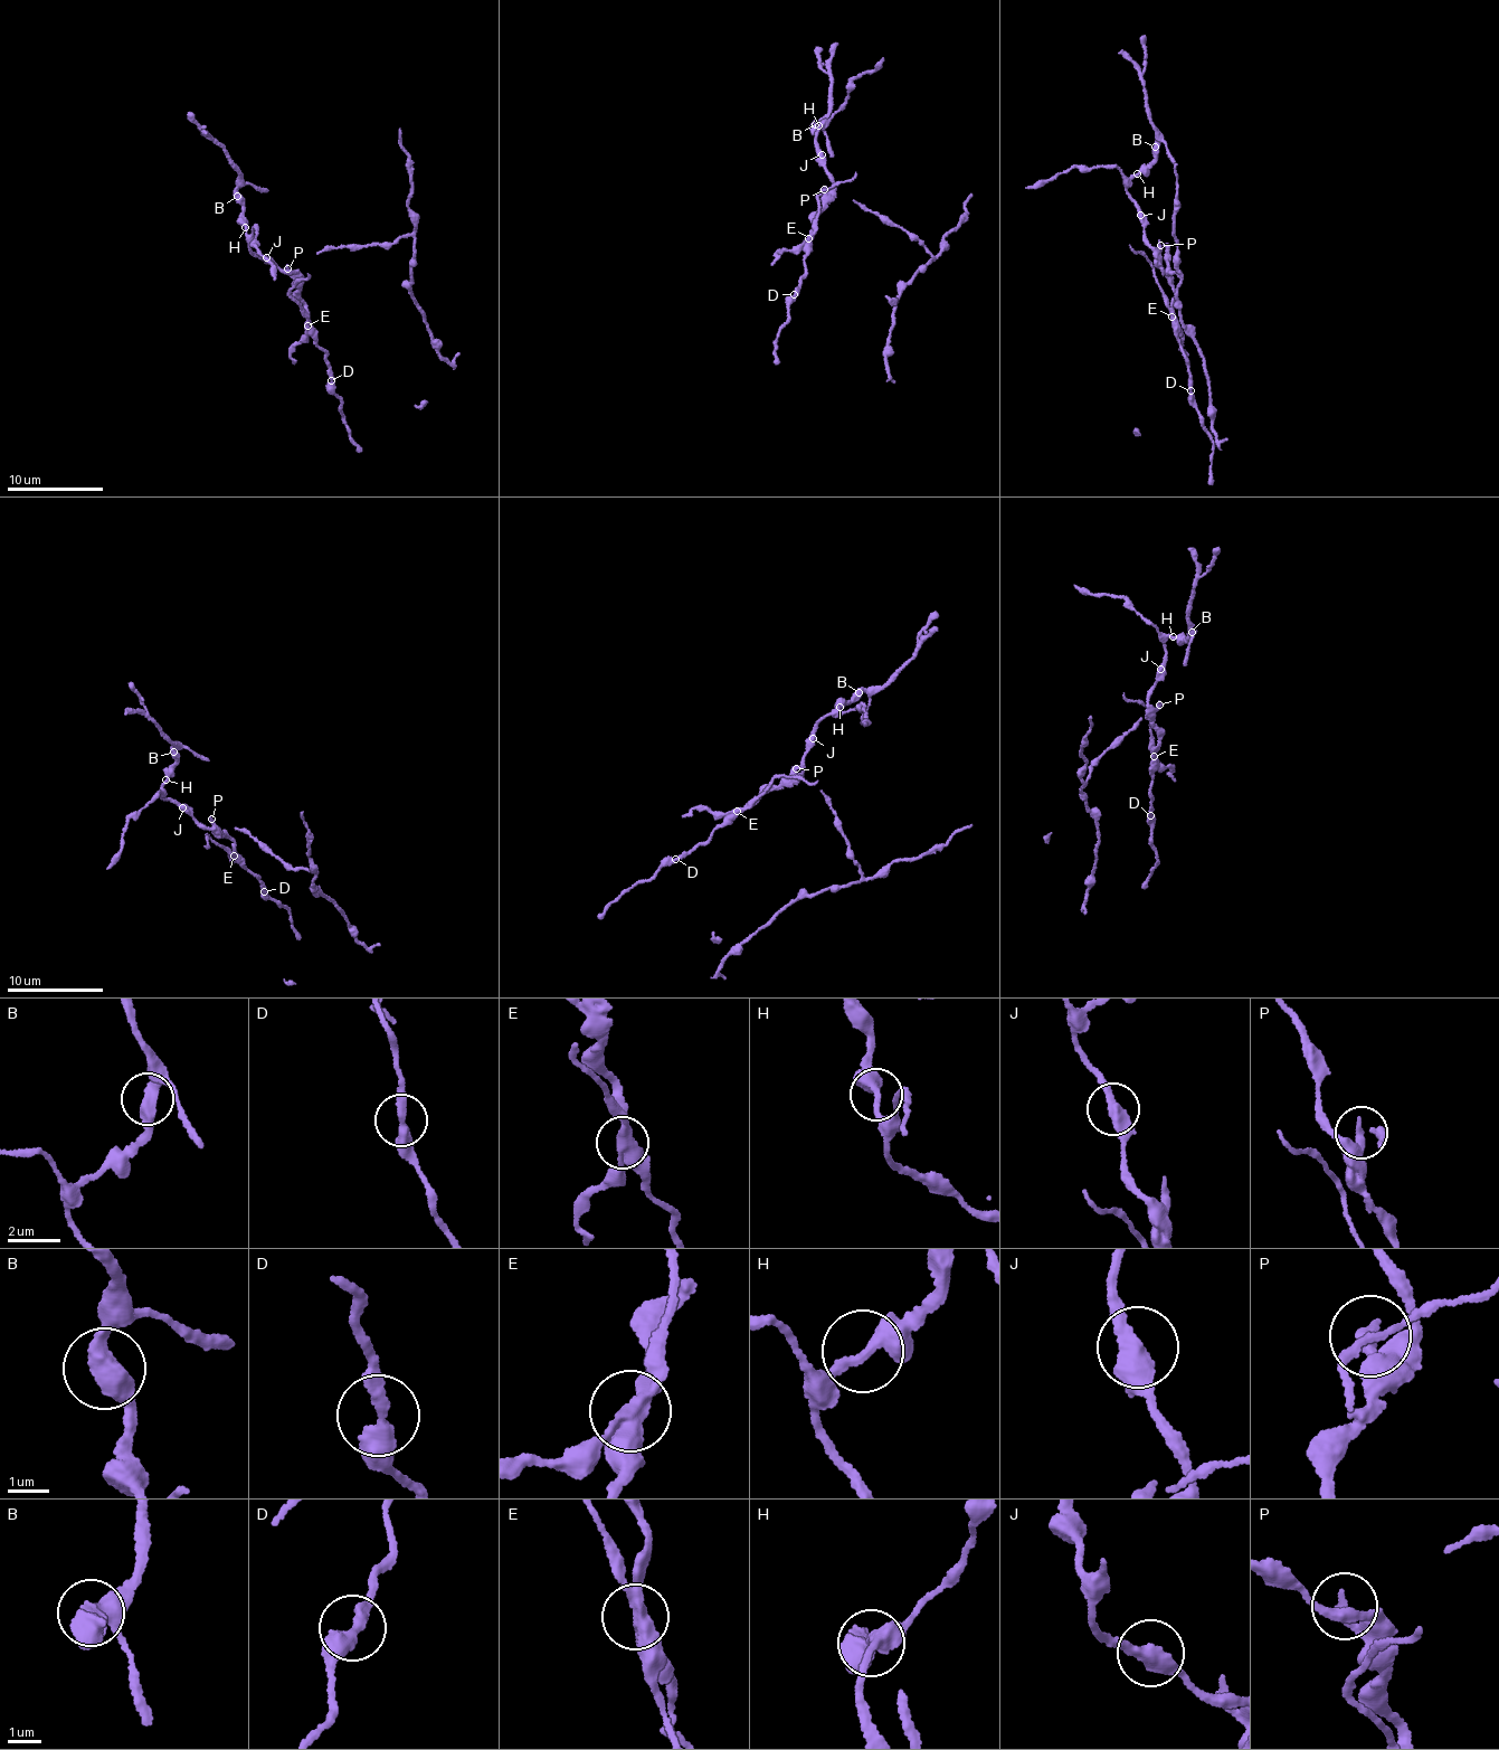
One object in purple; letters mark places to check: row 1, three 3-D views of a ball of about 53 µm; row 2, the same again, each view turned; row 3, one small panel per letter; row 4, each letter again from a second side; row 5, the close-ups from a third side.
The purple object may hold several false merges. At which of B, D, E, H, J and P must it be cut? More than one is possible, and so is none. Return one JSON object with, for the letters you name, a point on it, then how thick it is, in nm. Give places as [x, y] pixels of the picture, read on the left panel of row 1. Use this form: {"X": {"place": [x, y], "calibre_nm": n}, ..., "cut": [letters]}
{"E": {"place": [307, 325], "calibre_nm": 440}, "cut": ["E"]}

